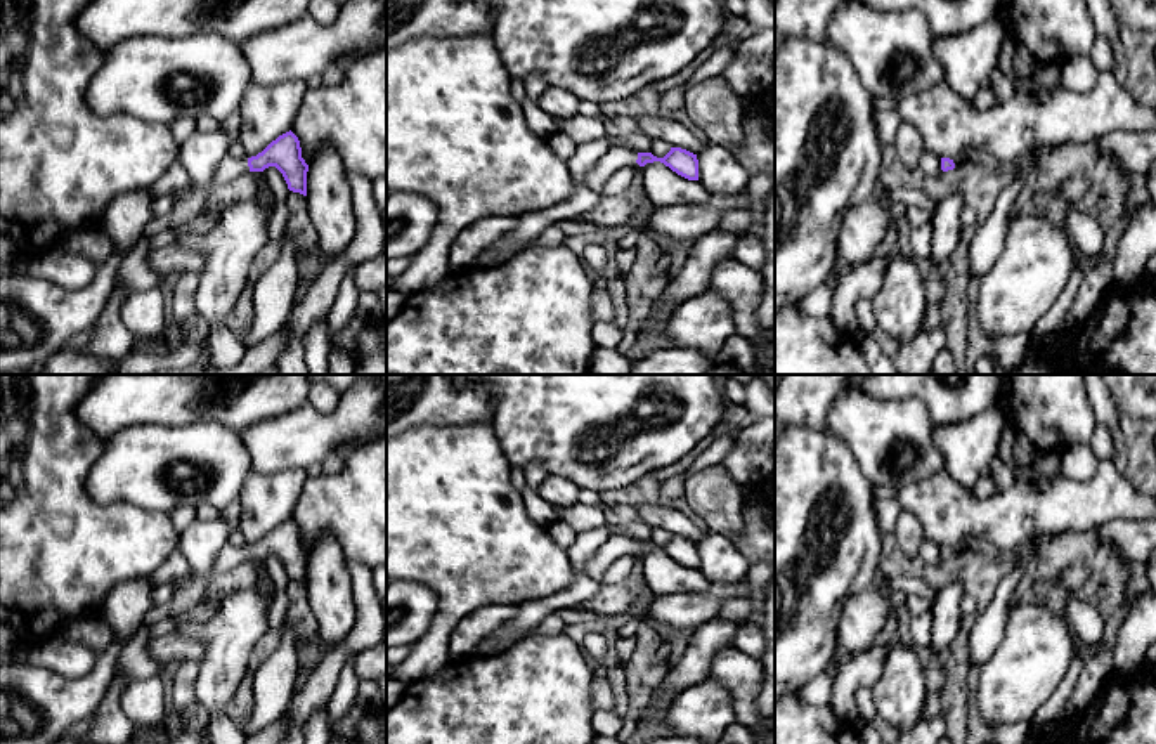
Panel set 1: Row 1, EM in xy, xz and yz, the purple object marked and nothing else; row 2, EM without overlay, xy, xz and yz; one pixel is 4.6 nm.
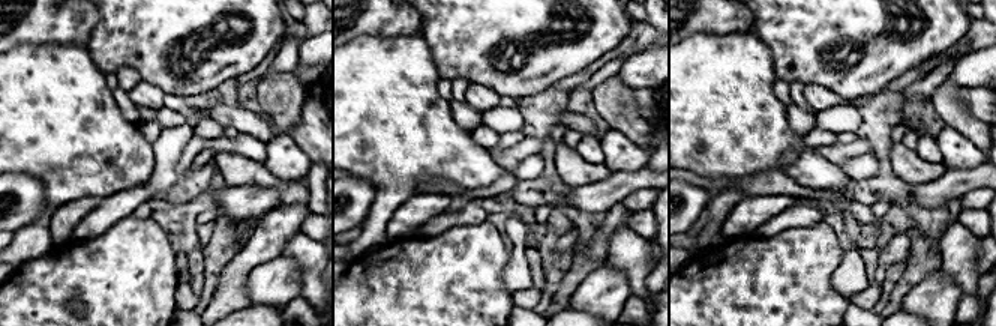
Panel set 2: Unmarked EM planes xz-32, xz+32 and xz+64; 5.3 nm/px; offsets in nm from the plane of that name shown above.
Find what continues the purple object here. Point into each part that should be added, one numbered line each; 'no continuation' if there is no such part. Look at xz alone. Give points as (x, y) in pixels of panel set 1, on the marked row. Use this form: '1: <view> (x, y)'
1: xz (617, 158)

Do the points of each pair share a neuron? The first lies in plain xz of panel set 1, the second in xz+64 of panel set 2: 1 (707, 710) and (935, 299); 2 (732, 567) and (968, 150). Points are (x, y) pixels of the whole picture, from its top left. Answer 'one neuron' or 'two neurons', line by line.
1: one neuron
2: one neuron

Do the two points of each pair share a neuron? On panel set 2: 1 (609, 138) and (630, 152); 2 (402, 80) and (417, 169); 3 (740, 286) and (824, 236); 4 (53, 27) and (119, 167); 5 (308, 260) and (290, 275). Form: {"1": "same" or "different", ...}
{"1": "same", "2": "same", "3": "same", "4": "different", "5": "different"}

